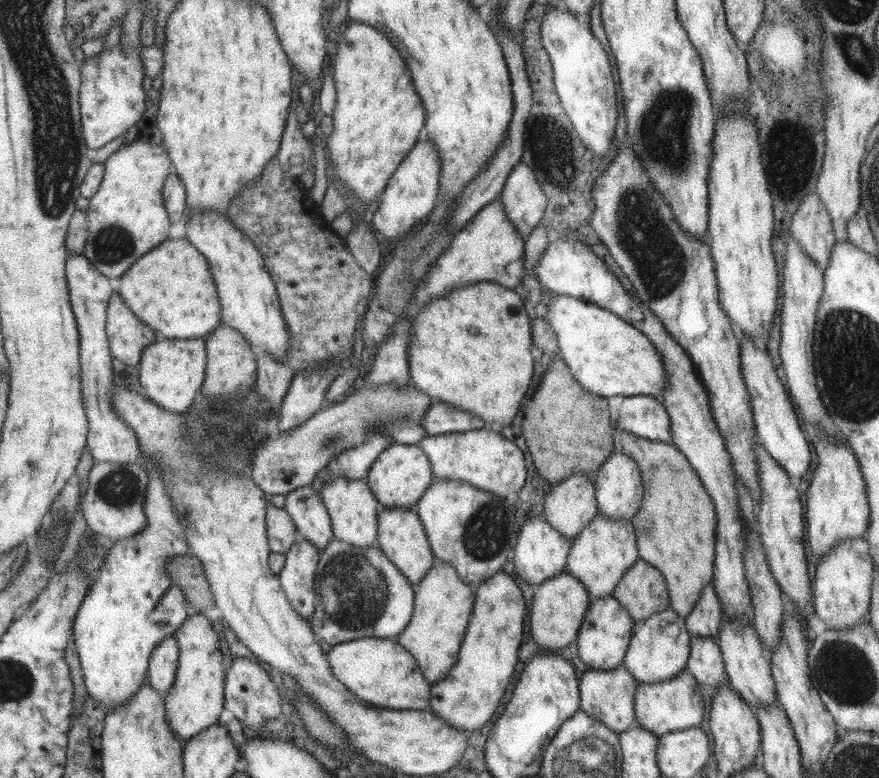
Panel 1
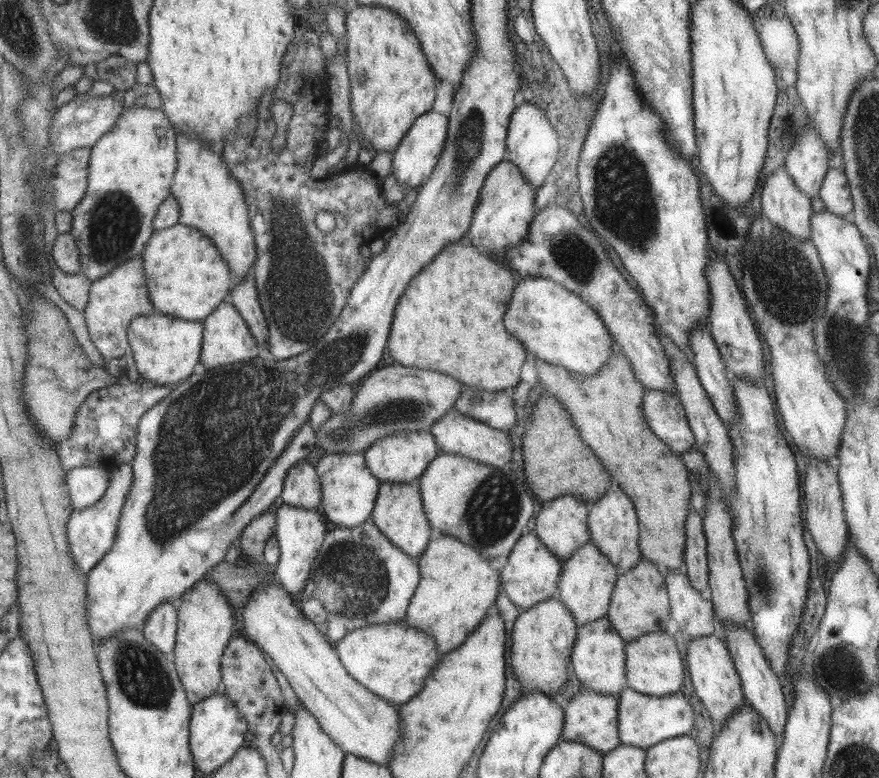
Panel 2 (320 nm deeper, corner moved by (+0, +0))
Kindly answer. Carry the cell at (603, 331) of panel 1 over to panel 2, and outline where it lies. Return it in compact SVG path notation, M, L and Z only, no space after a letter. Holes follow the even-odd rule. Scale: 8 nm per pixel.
M516 276L509 306L502 316L502 325L506 334L514 336L522 344L526 354L581 376L591 376L597 372L609 358L609 353L617 347L593 308L562 284L543 277Z

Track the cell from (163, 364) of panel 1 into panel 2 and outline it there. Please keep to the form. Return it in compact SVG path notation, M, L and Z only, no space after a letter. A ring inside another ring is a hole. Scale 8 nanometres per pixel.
M157 310L149 316L139 315L131 318L126 330L127 342L141 378L157 386L173 388L187 376L191 376L201 356L202 326L202 321L183 320L161 314Z

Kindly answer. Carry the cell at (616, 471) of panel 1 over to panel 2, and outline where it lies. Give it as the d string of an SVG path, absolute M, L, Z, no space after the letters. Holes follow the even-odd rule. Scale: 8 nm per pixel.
M619 487L615 492L601 496L595 503L587 505L586 525L593 546L613 565L618 574L631 570L642 558L638 547L638 520L629 497Z

